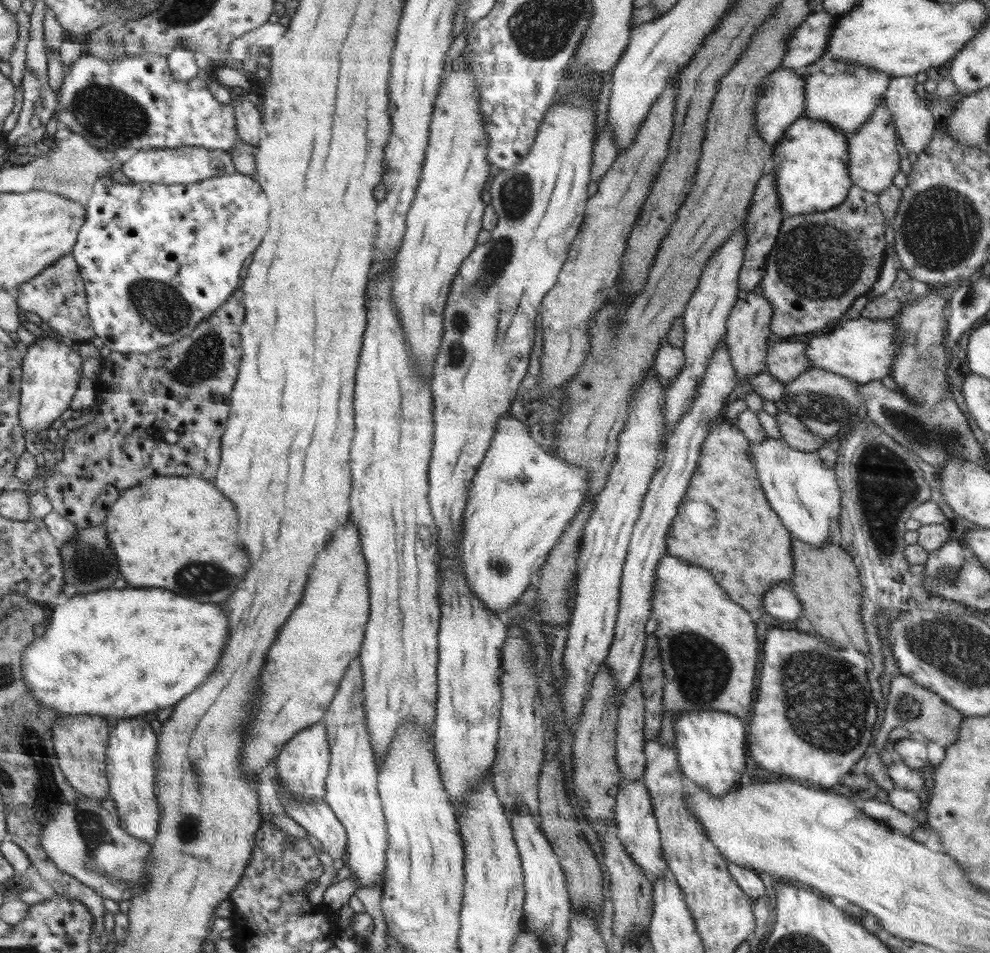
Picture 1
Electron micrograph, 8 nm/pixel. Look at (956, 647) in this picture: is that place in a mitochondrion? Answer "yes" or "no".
yes

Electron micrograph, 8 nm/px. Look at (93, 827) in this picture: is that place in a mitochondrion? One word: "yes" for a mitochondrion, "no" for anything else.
yes

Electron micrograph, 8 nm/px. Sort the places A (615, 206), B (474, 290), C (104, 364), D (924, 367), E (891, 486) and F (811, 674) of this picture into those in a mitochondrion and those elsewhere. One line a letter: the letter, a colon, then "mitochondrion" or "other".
A: other
B: mitochondrion
C: other
D: mitochondrion
E: mitochondrion
F: mitochondrion

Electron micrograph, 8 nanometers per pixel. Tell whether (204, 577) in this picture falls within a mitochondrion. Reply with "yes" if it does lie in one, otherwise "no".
yes

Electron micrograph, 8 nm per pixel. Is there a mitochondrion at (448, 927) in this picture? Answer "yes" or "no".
no

